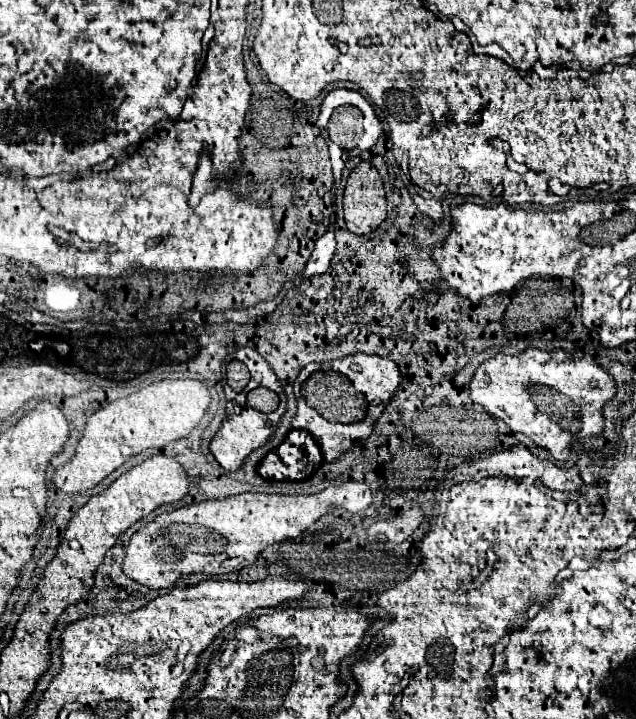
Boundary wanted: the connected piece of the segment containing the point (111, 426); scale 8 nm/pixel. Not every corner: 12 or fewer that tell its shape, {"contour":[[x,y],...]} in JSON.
{"contour":[[161,380],[99,408],[55,486],[85,492],[187,438],[211,394]]}

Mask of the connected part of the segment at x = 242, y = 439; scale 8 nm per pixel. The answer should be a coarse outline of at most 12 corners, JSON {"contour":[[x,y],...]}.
{"contour":[[227,406],[211,442],[225,470],[239,470],[273,436],[281,414]]}

